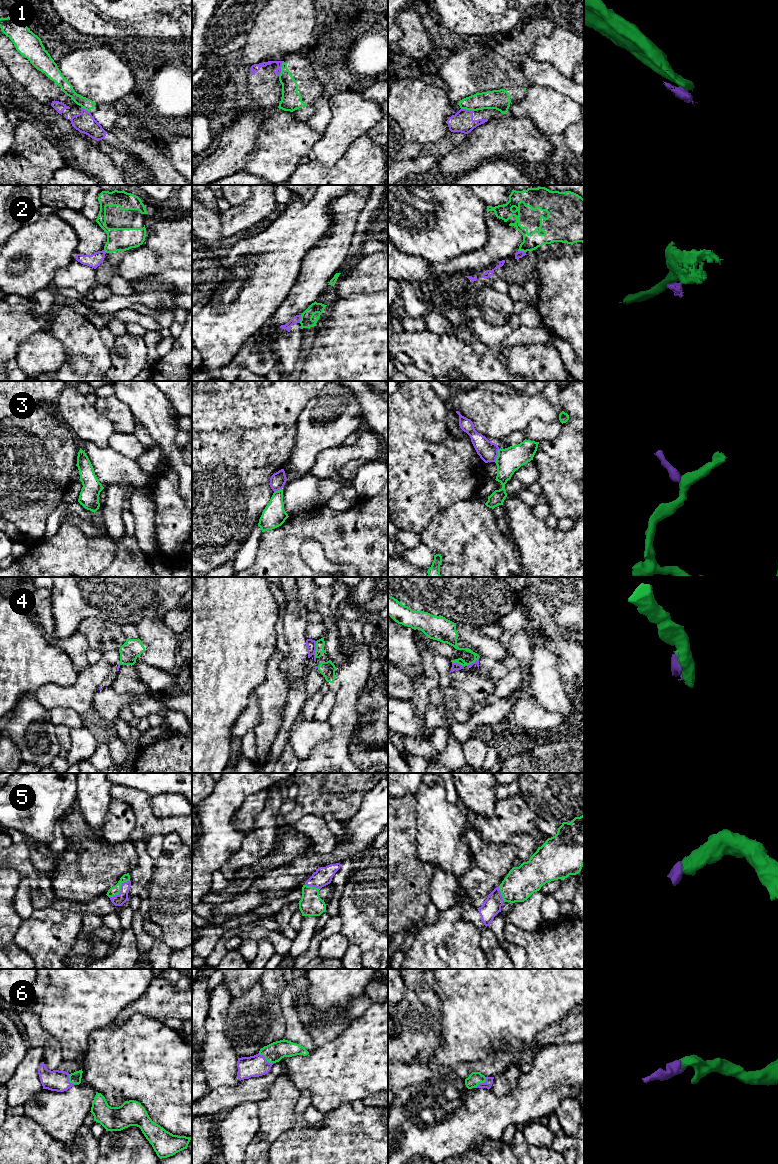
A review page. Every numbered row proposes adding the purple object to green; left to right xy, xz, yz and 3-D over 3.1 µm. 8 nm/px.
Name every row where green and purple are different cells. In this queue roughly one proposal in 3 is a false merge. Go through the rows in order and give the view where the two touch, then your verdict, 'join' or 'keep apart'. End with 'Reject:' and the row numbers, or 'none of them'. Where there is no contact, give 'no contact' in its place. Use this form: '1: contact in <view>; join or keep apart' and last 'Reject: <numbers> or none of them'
1: contact in xz; keep apart
2: contact in xz; keep apart
3: contact in yz; keep apart
4: contact in xz; keep apart
5: contact in xy; join
6: contact in xy; join
Reject: 1, 2, 3, 4

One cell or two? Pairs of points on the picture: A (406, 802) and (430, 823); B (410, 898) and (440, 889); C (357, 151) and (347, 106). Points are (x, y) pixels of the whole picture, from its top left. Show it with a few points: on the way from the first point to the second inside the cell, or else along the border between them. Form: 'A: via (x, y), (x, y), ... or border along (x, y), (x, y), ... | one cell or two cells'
A: border along (414, 795), (416, 799), (416, 831), (418, 834) | two cells
B: border along (438, 870), (433, 874), (430, 881), (430, 901) | two cells
C: border along (366, 132), (358, 136), (340, 158) | two cells

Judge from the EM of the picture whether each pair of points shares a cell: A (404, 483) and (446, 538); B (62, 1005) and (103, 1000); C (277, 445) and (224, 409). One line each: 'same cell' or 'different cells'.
A: different cells
B: same cell
C: same cell

